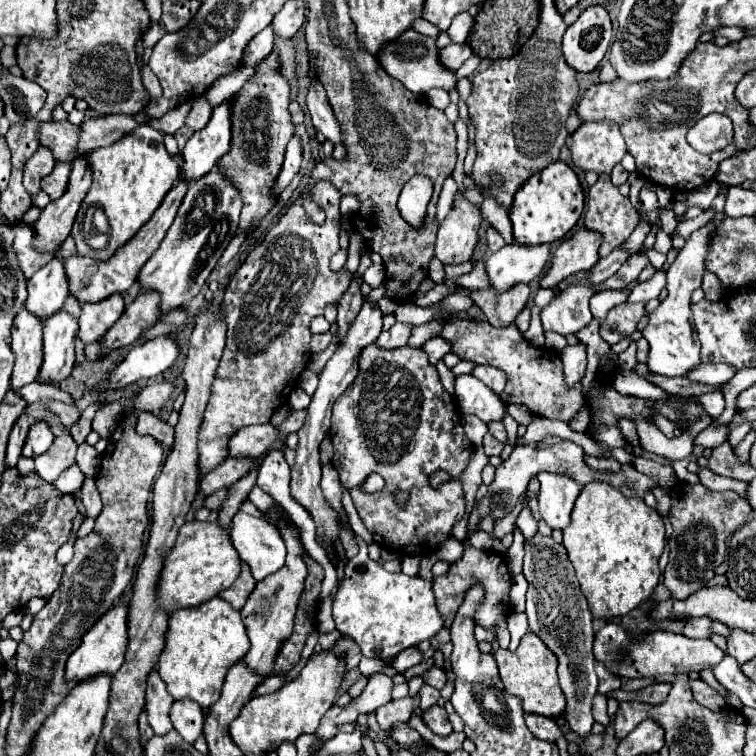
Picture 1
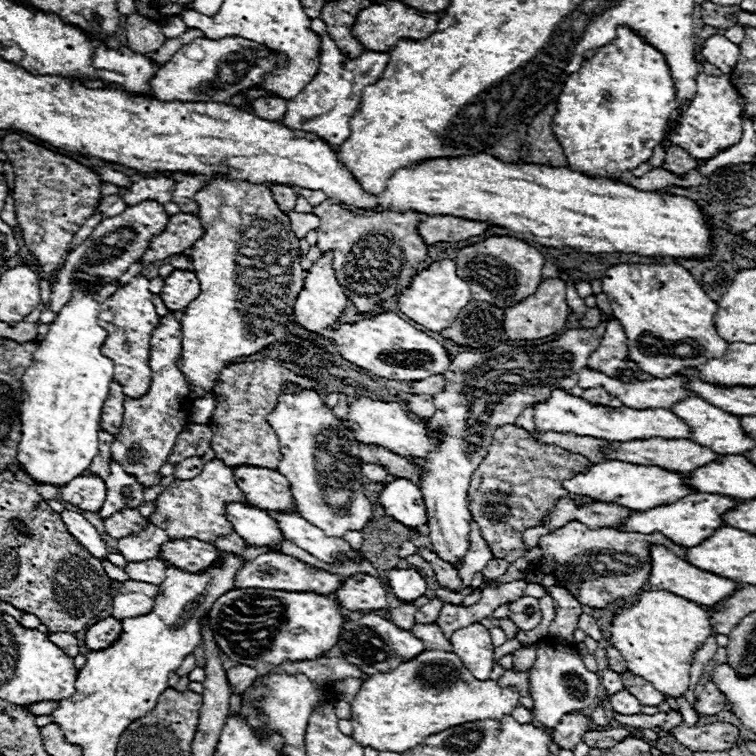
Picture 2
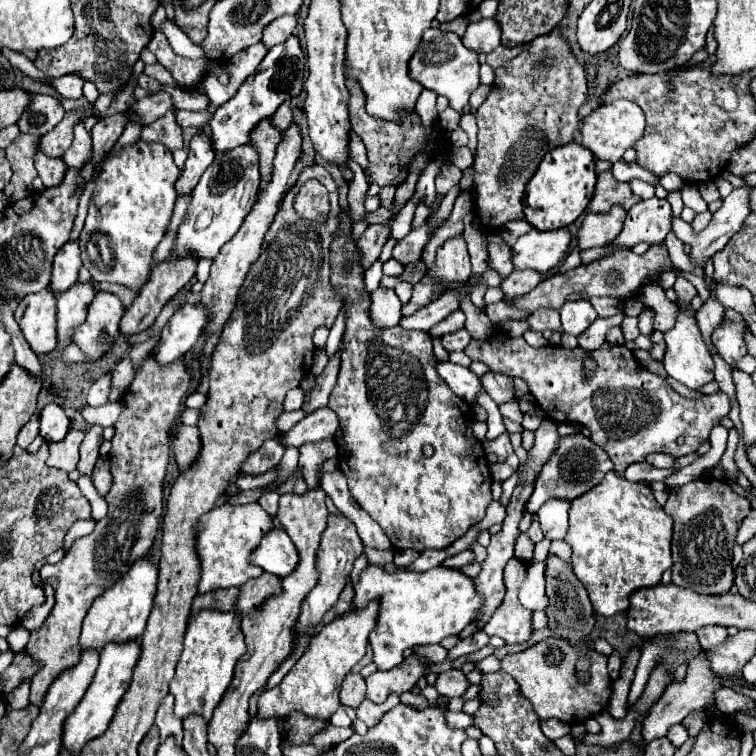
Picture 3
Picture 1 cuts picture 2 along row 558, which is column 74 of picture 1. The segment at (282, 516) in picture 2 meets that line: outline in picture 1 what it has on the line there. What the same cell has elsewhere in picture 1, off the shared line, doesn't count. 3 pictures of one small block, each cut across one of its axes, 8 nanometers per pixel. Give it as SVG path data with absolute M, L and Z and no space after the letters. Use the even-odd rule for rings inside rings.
M64 310L44 320L44 336L42 336L44 362L40 366L36 382L56 384L70 376L74 368L76 334L78 334L78 320Z

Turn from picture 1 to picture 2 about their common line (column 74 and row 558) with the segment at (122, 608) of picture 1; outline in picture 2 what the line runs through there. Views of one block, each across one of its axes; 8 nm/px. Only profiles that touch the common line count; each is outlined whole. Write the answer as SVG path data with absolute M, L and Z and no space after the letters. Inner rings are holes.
M652 546L652 574L650 574L648 582L650 582L650 586L654 586L658 590L670 590L682 598L696 602L698 606L716 606L718 602L726 600L740 586L728 578L704 572L704 570L688 564L686 560L674 556L670 550L664 550L664 546Z

